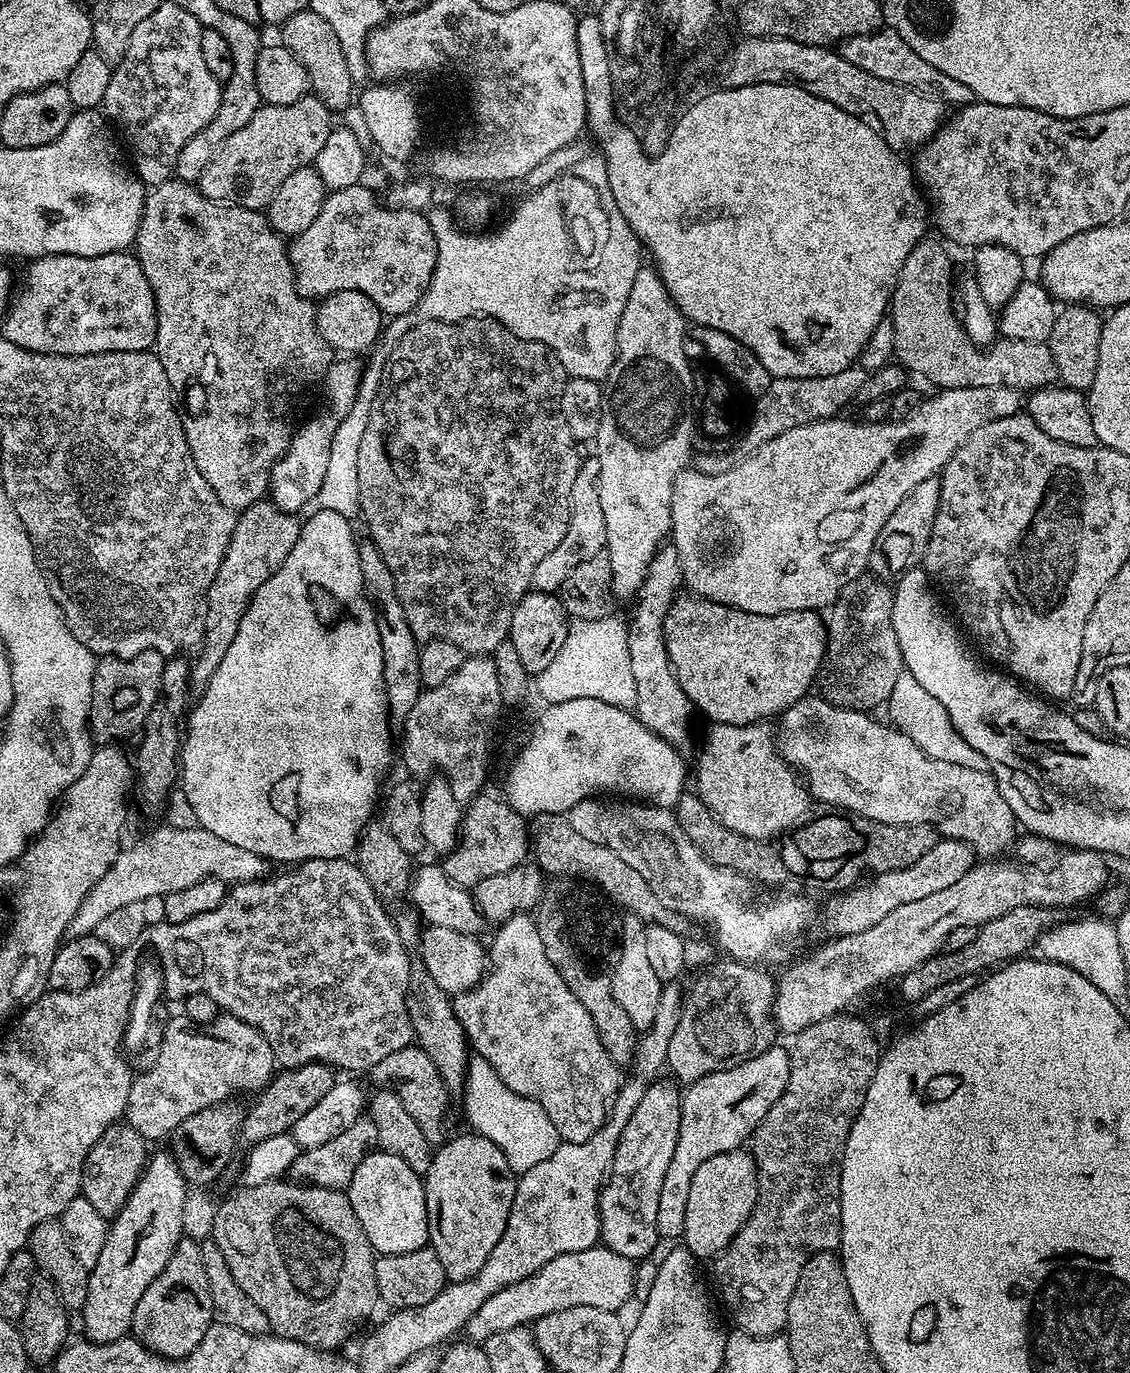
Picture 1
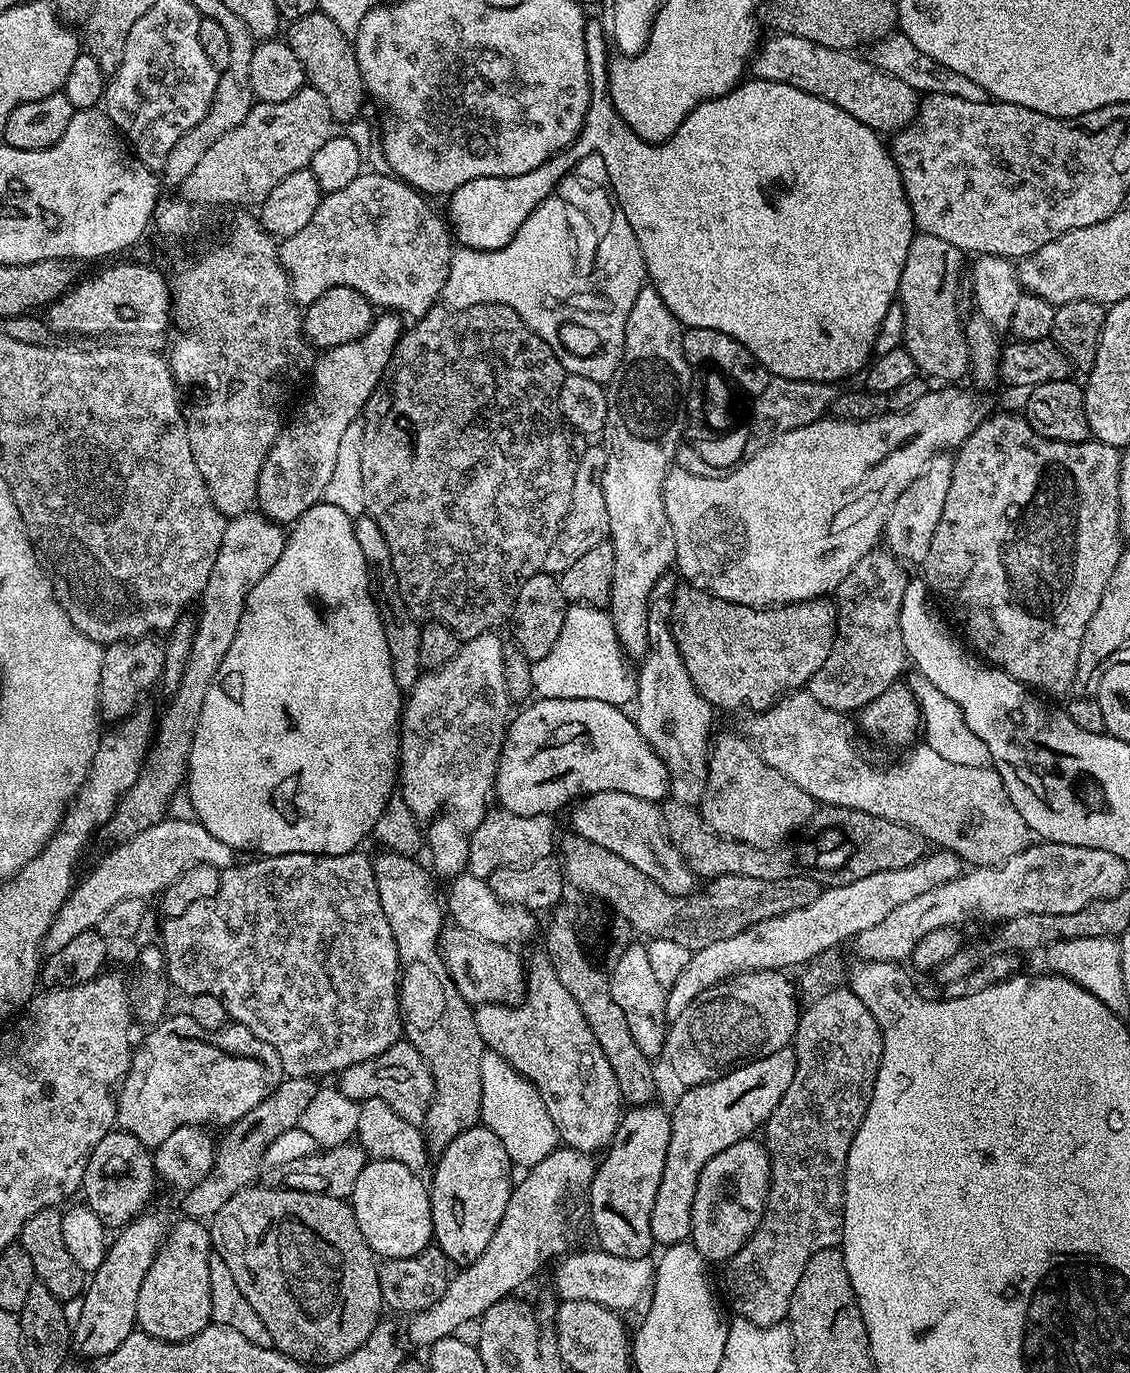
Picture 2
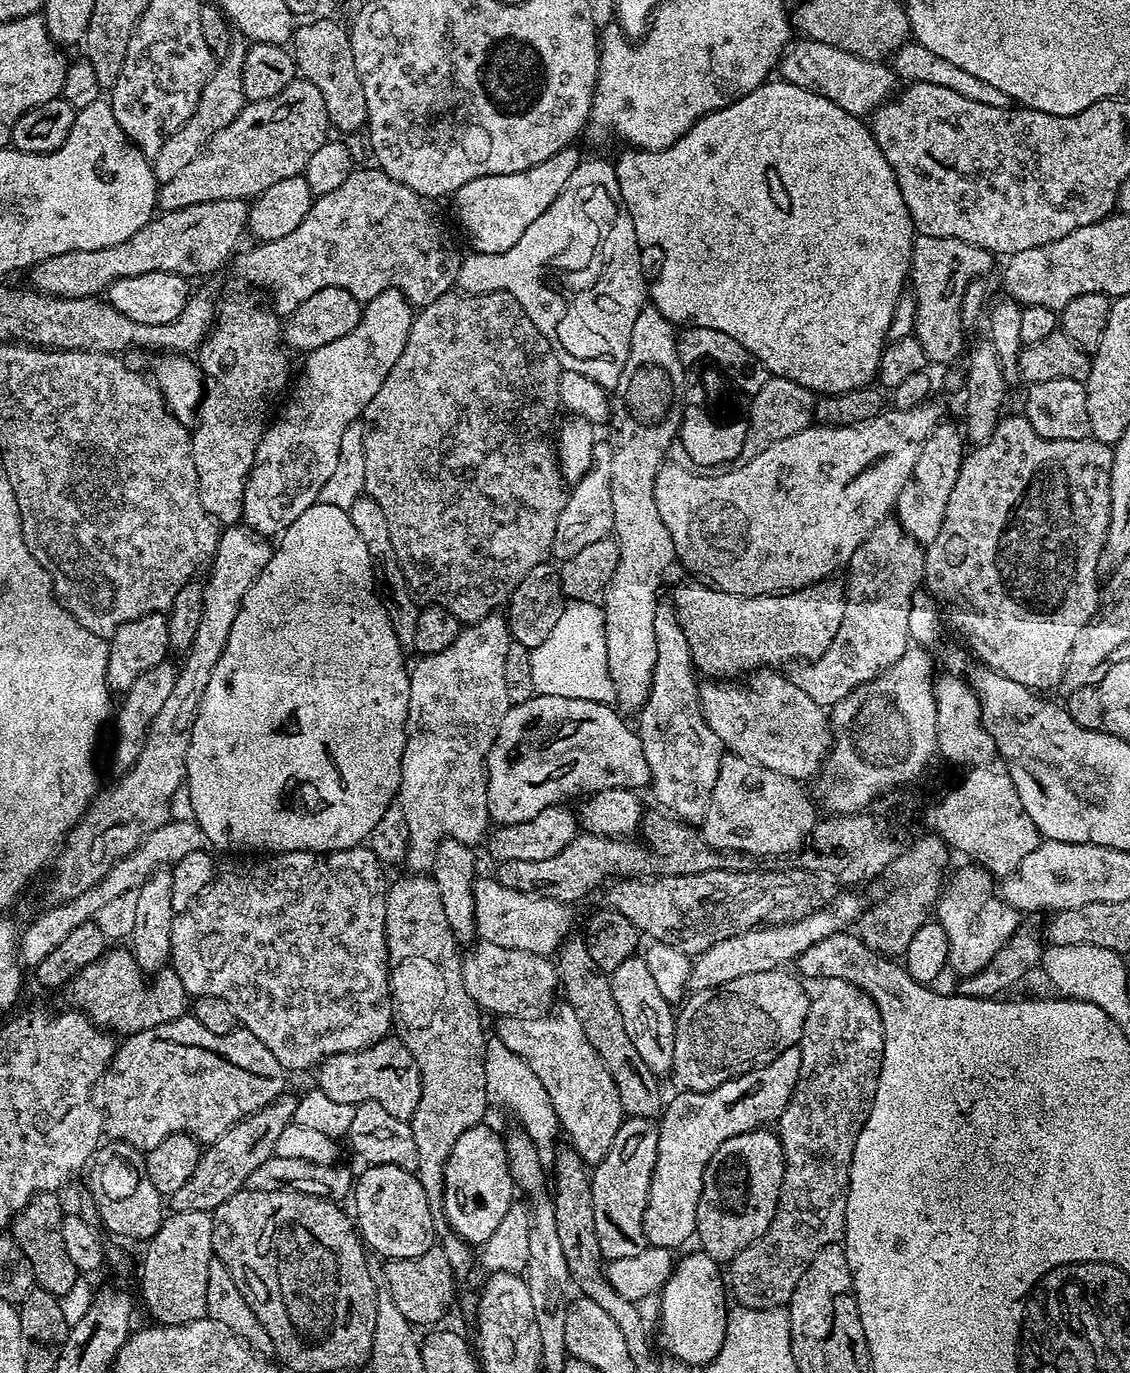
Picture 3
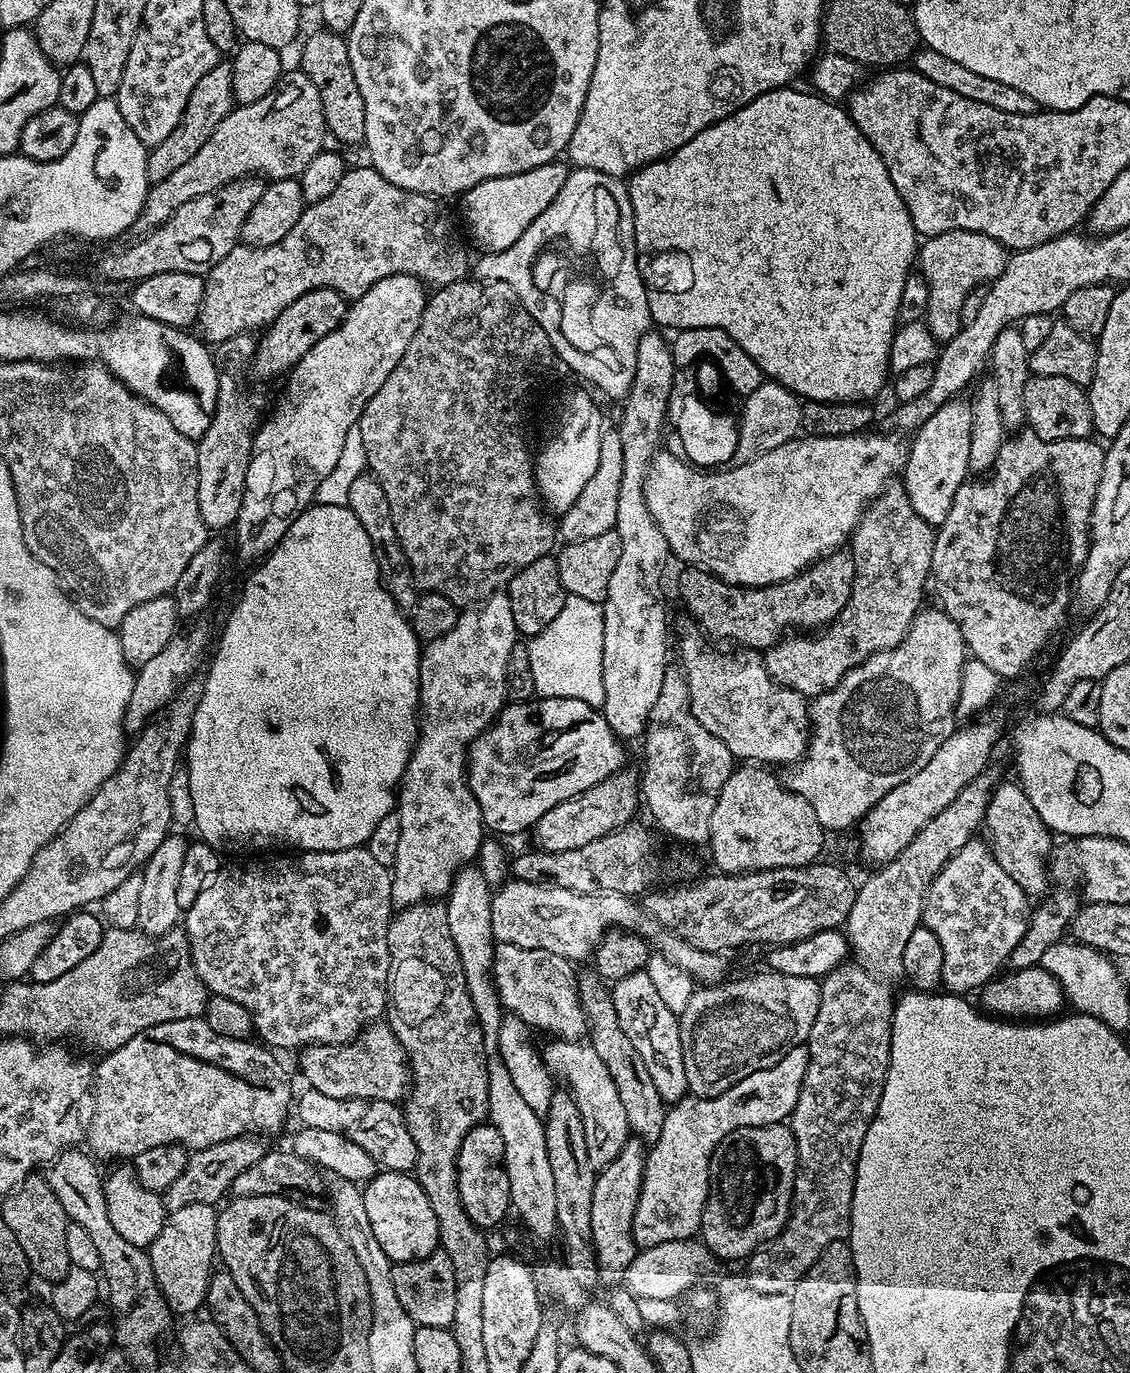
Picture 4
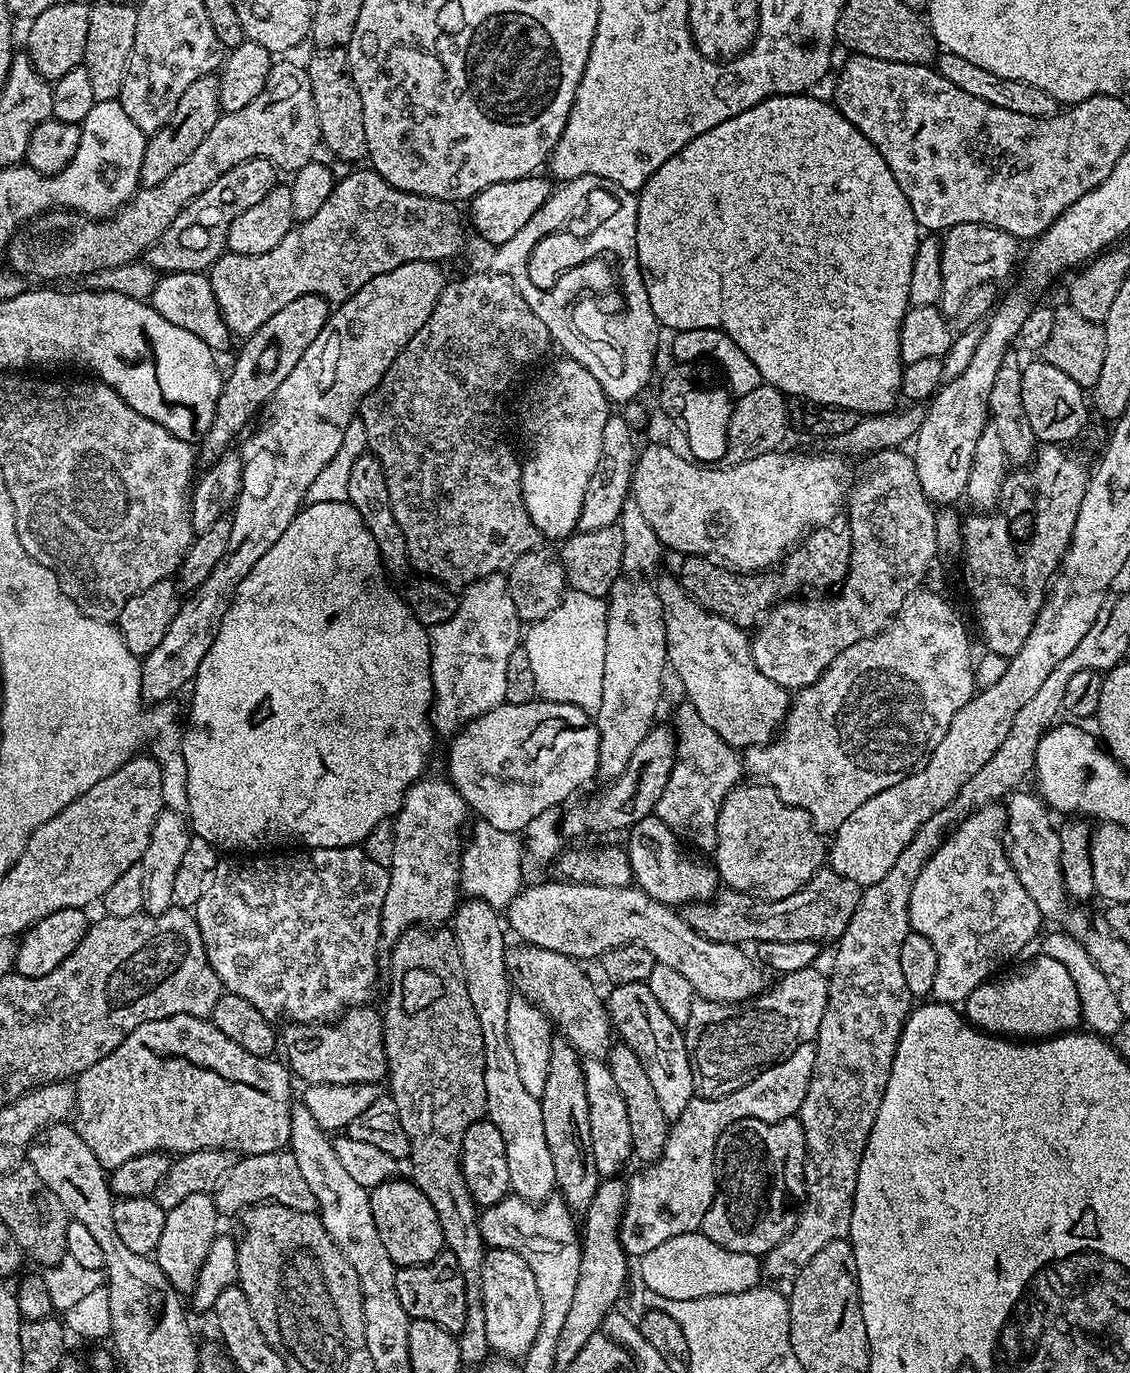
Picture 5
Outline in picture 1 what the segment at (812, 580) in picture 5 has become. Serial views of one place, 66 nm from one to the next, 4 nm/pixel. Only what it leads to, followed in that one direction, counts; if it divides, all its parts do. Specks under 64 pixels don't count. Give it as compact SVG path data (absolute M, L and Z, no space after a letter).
M681 594L676 597L675 602L672 603L670 610L666 614L664 641L666 642L668 657L672 663L672 669L678 678L678 686L682 686L686 698L690 698L690 702L699 715L701 712L702 715L709 716L709 721L712 724L759 724L761 722L771 721L771 716L779 717L787 708L794 706L794 702L803 700L805 696L813 691L812 679L815 676L817 679L818 673L821 671L822 665L826 660L828 629L826 627L825 617L816 610L783 612L782 614L774 614L773 616L750 614L746 610L738 610L734 606L726 606L725 604L708 600L705 596Z

